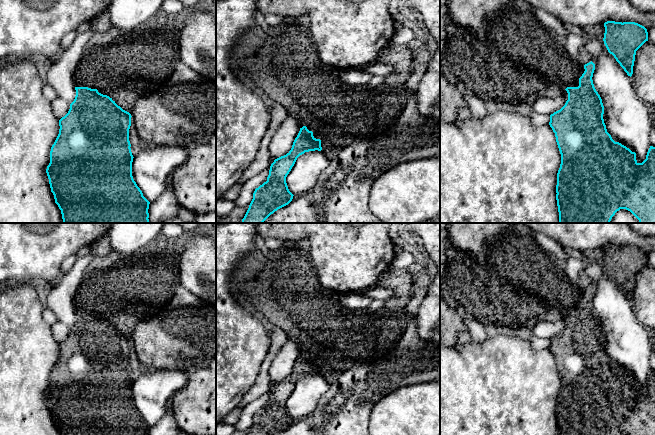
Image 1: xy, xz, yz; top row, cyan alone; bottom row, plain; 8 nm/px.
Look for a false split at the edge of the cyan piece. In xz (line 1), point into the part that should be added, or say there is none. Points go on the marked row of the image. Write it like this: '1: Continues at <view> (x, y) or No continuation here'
1: No continuation here

